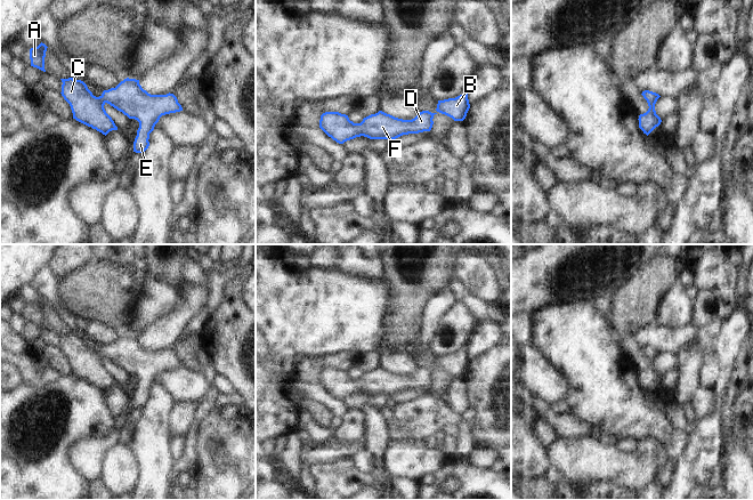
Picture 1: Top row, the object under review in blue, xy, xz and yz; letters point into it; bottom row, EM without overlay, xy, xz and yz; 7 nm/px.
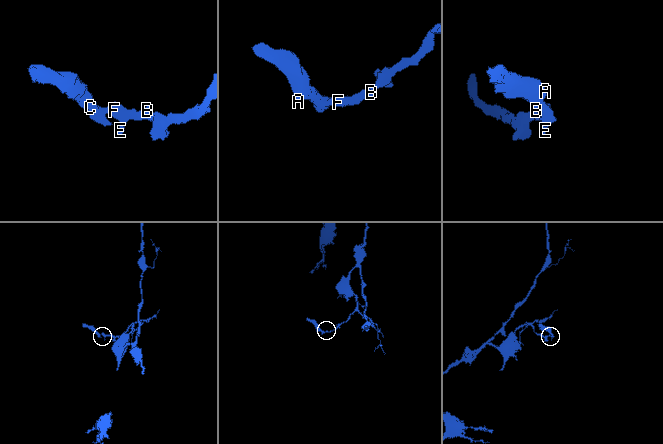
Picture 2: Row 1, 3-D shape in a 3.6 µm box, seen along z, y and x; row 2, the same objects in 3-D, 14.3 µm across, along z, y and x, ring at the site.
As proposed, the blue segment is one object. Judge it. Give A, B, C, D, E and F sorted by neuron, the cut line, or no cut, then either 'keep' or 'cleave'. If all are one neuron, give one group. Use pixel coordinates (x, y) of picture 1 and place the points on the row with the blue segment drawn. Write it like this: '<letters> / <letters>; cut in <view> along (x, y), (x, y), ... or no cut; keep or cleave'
A B C D E F; no cut; keep

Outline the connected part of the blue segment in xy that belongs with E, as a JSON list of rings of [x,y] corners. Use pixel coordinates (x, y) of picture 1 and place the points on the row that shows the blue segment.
[[[73,78],[60,79],[62,96],[70,104],[73,119],[76,121],[96,129],[103,135],[107,135],[112,130],[118,130],[112,118],[106,113],[104,105],[107,103],[118,111],[122,112],[129,119],[135,119],[139,122],[137,136],[133,142],[133,152],[144,153],[149,146],[149,134],[154,130],[155,124],[160,118],[165,114],[176,113],[183,111],[181,105],[178,103],[177,97],[173,94],[167,95],[151,95],[141,88],[139,80],[124,79],[115,88],[104,90],[99,97],[92,95],[87,84]]]

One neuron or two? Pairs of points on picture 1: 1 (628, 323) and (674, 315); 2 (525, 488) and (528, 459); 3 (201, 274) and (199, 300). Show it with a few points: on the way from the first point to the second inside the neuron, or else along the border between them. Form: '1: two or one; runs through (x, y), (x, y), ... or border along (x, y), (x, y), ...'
1: two; border along (665, 293), (658, 306), (656, 320)
2: two; border along (544, 475), (537, 475), (523, 483)
3: two; border along (208, 275), (205, 282), (187, 281)

